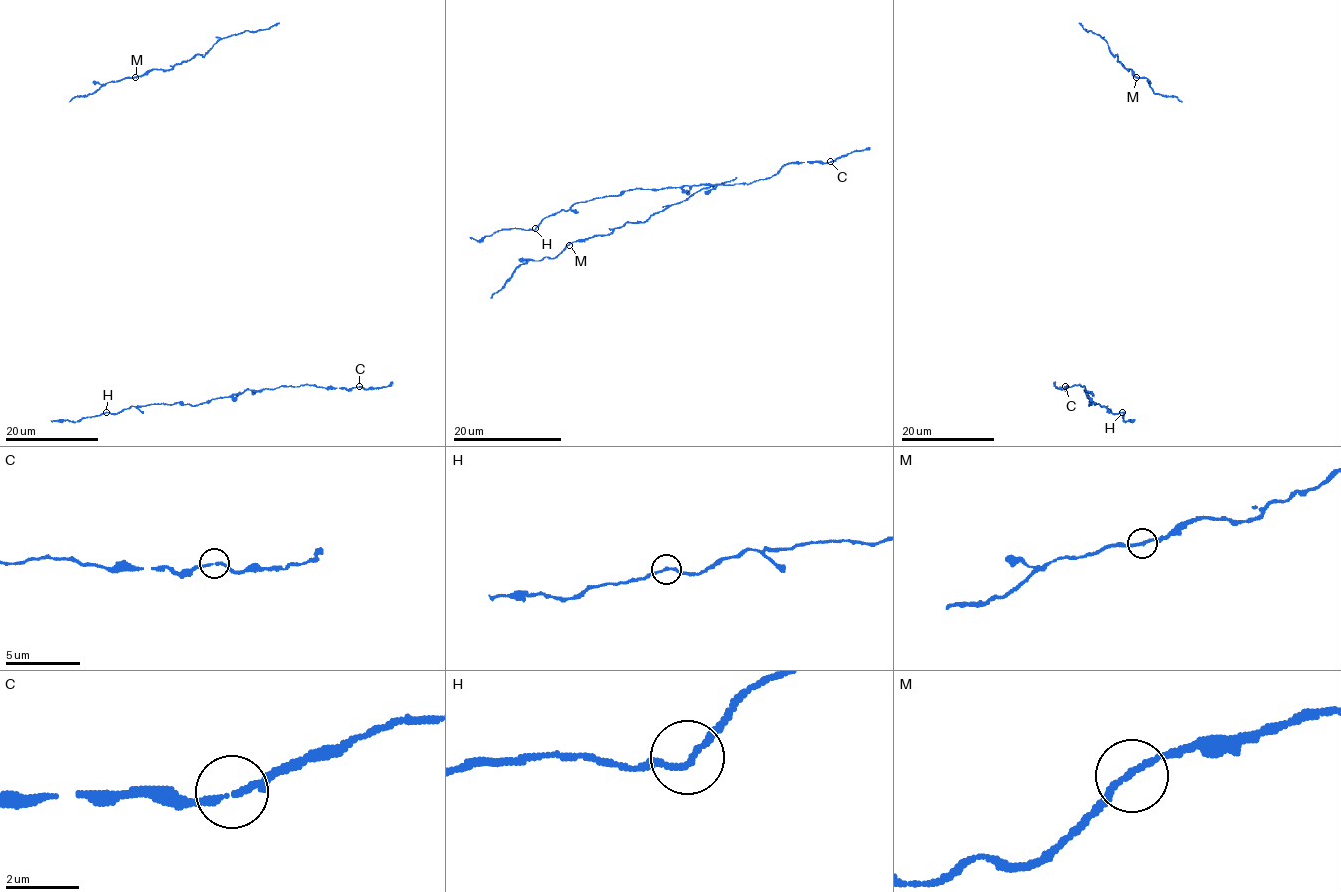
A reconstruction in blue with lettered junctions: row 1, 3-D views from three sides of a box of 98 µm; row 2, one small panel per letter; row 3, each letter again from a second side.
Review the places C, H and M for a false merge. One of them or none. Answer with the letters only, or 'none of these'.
none of these

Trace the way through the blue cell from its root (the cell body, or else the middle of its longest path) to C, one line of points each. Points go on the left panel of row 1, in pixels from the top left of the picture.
C: (106, 411), (117, 413), (131, 406), (162, 403), (198, 405), (247, 389), (281, 386), (359, 387)

